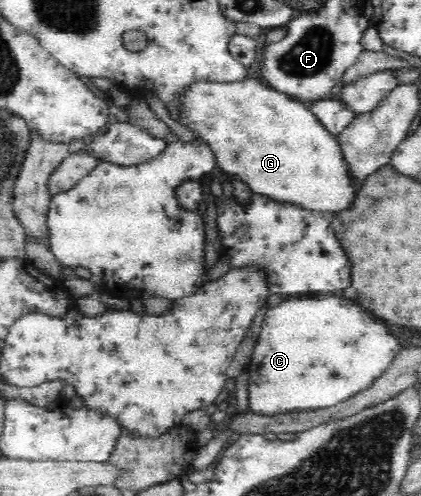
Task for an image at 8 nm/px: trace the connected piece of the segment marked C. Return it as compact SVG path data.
M347 298L284 300L268 308L247 365L249 409L273 416L326 409L369 388L403 348L375 316Z

